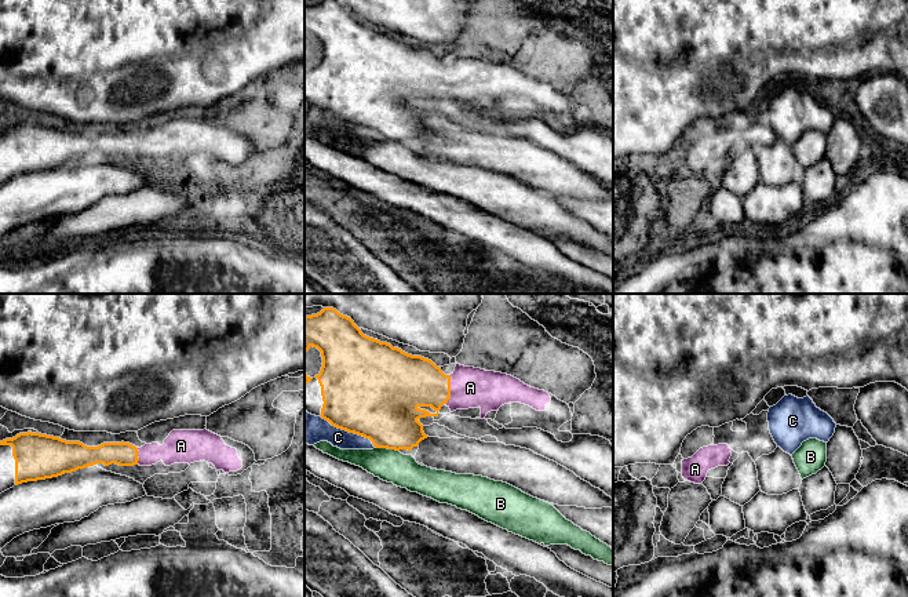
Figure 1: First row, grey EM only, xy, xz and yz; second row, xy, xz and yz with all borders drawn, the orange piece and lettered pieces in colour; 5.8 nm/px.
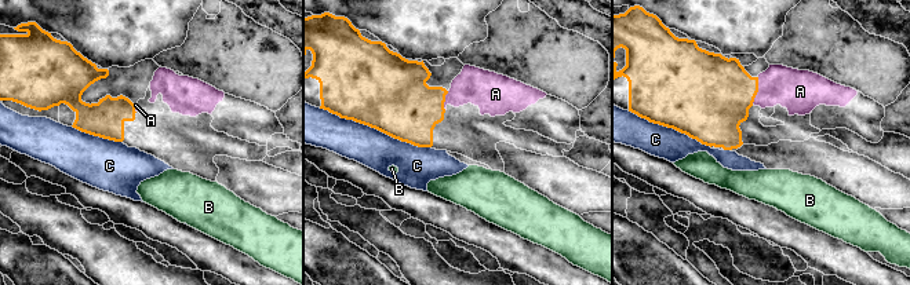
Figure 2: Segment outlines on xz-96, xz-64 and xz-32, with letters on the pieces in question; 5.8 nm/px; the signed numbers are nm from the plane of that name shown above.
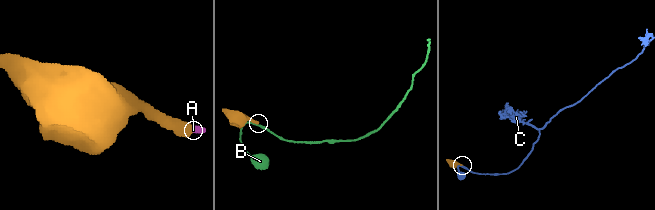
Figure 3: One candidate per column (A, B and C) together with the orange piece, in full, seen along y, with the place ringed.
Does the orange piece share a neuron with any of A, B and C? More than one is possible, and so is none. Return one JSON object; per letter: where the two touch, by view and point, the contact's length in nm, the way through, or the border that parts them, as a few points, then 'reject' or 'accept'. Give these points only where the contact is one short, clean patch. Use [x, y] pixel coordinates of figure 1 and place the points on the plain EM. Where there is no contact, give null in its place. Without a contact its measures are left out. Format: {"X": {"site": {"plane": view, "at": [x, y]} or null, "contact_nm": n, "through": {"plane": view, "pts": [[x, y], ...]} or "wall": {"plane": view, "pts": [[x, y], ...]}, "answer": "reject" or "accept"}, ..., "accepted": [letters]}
{"A": {"site": {"plane": "xz", "at": [449, 82]}, "contact_nm": 180, "through": {"plane": "xz", "pts": [[408, 73], [449, 82], [470, 79]]}, "answer": "accept"}, "B": {"site": {"plane": "xz", "at": [387, 139]}, "contact_nm": 140, "answer": "reject"}, "C": {"site": {"plane": "xz", "at": [349, 123]}, "contact_nm": 380, "answer": "reject"}, "accepted": ["A"]}

